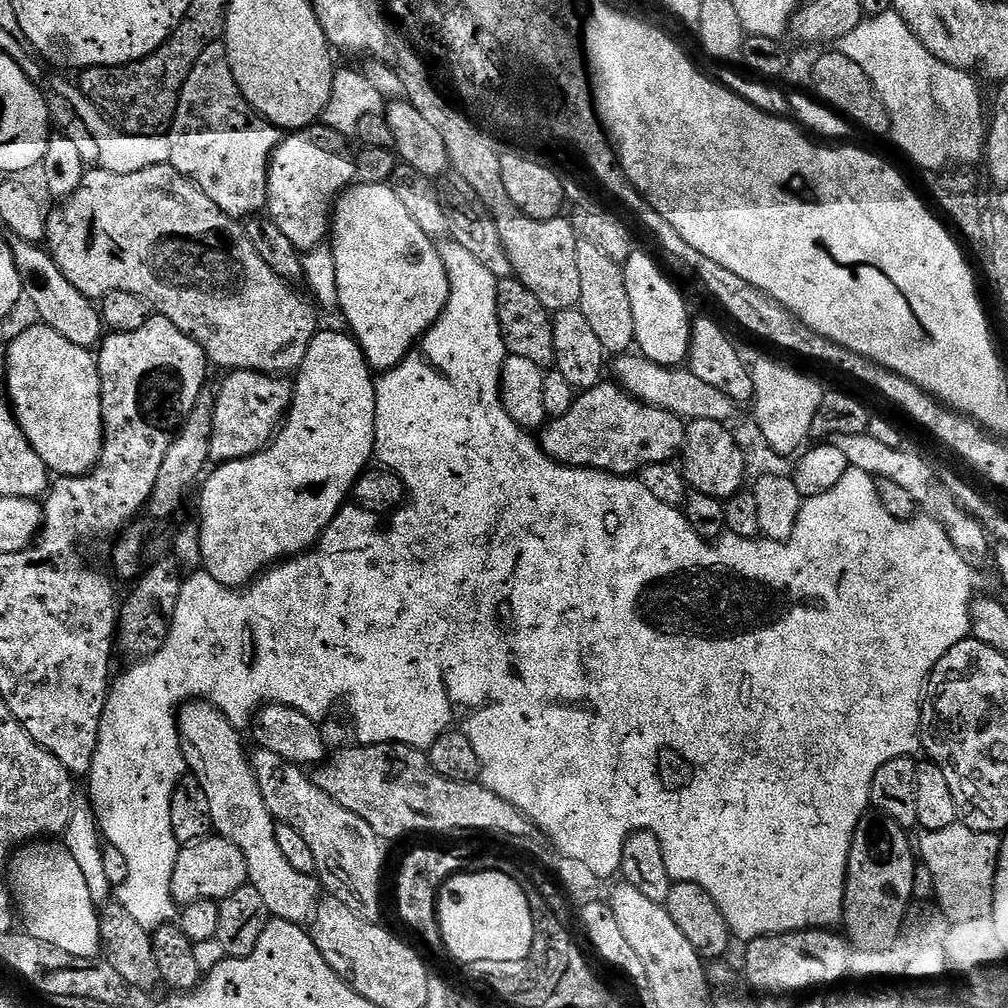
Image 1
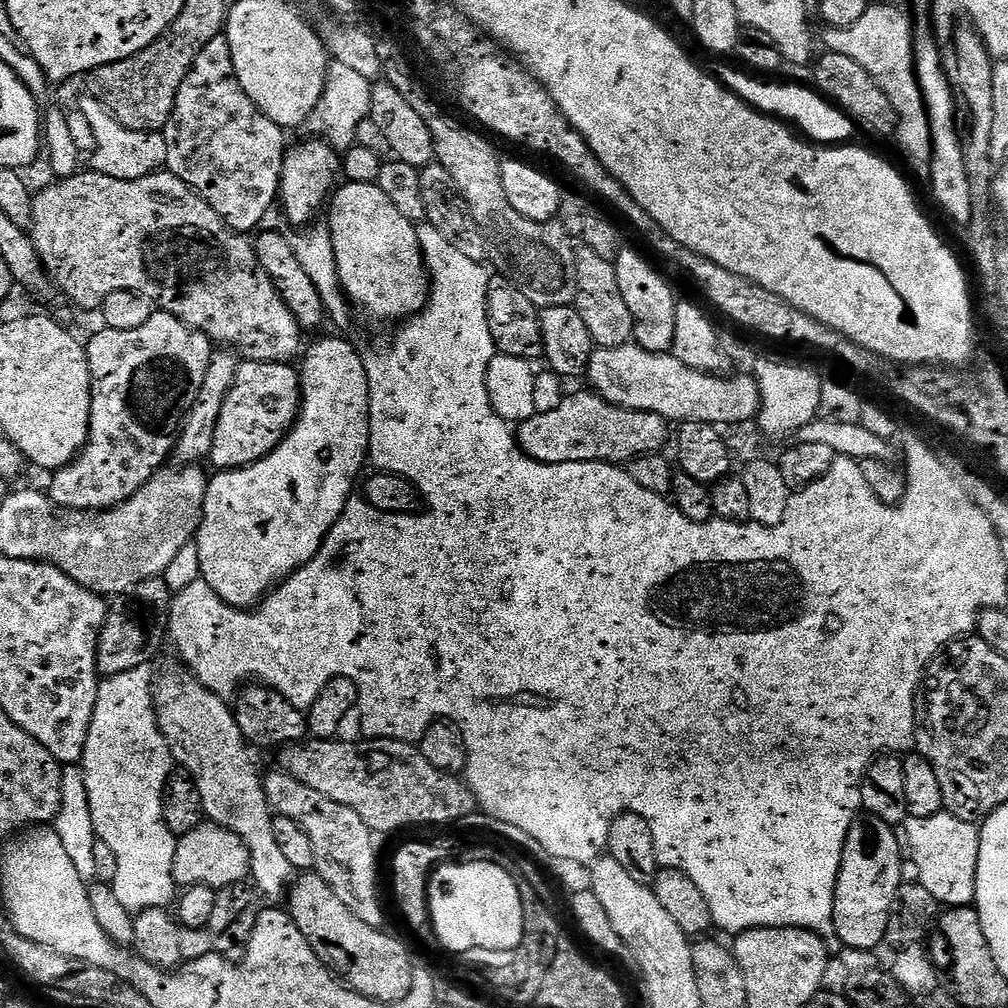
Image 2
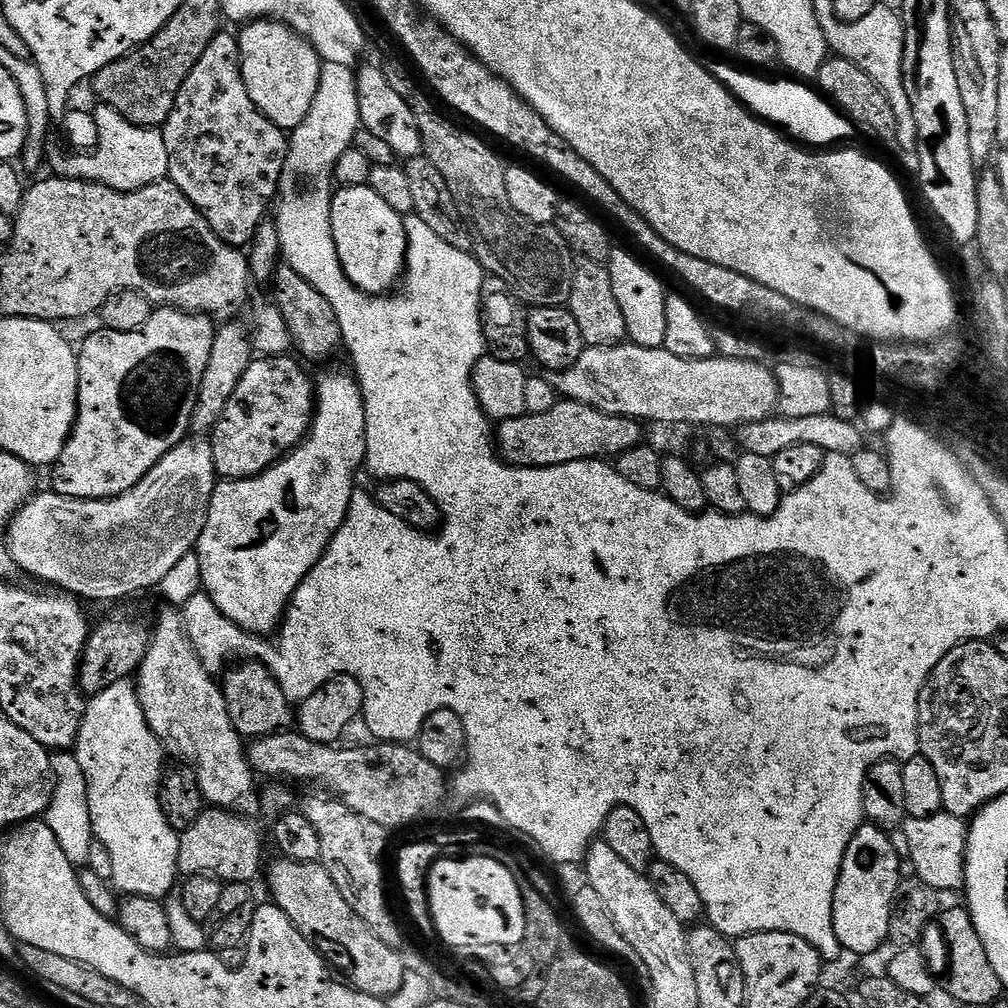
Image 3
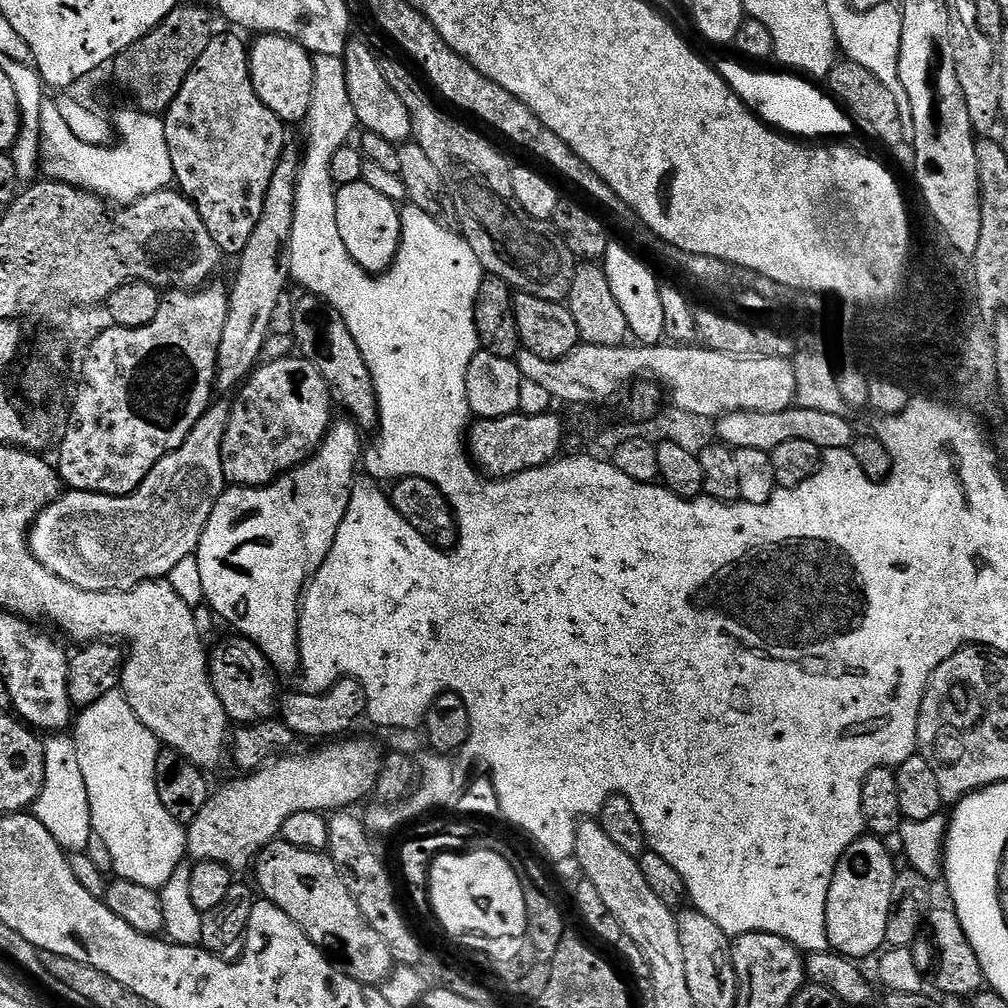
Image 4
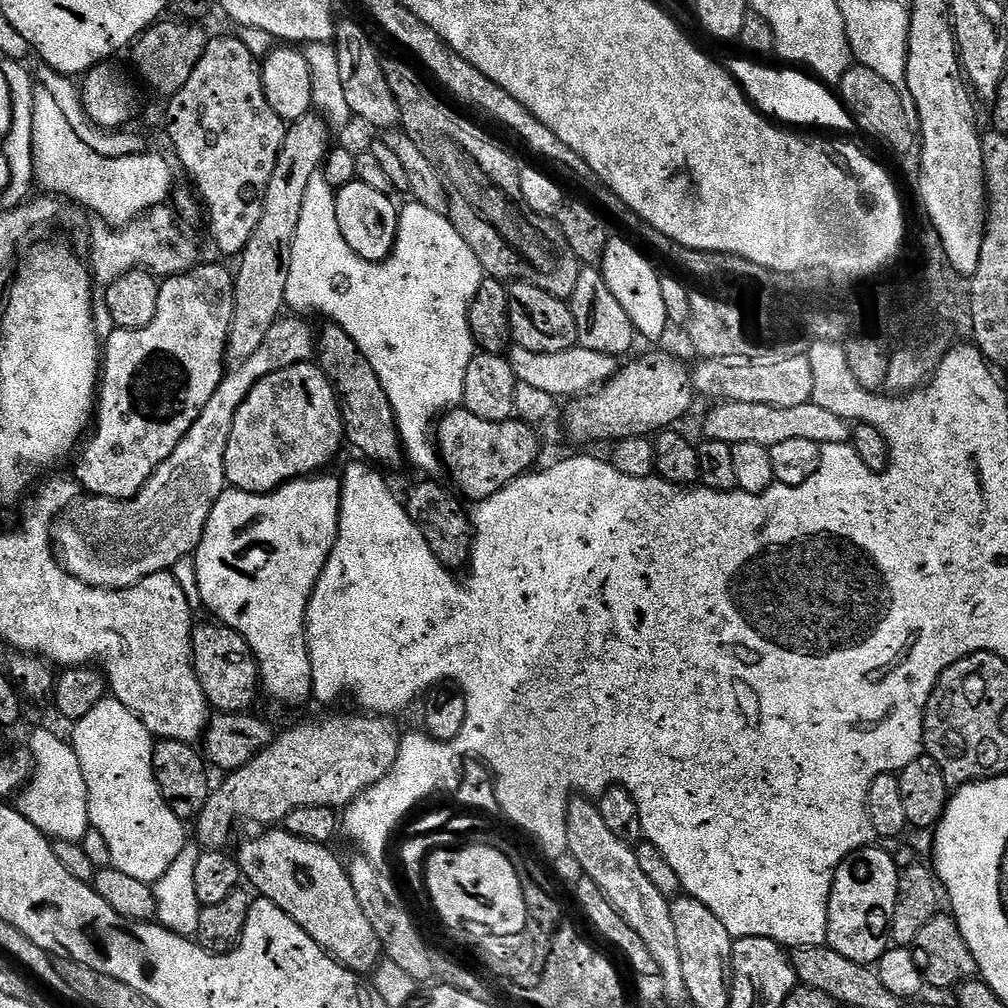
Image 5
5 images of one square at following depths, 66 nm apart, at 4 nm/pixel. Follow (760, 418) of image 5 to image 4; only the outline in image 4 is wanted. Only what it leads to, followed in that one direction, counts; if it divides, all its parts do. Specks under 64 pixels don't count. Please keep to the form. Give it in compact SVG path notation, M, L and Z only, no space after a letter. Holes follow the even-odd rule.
M793 406L781 412L731 412L715 421L716 437L721 444L735 450L762 450L771 454L782 442L814 442L822 450L829 448L851 449L854 443L852 424L847 415L826 414L826 410L806 410Z

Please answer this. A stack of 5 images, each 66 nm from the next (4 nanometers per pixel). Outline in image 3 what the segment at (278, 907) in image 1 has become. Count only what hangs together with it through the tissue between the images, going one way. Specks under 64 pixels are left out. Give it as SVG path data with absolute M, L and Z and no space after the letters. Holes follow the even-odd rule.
M164 606L151 634L152 645L136 684L144 719L164 745L167 755L177 756L181 765L194 770L198 786L211 807L240 810L252 800L254 773L248 764L245 741L234 730L234 722L230 722L223 687L206 670L184 629L183 615L175 607Z

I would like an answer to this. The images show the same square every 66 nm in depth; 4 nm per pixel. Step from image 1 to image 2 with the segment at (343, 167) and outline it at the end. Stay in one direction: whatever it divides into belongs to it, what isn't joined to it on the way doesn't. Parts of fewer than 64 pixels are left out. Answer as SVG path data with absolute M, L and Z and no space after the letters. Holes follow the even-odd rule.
M308 138L305 141L305 144L298 145L293 152L291 149L285 155L278 197L279 207L284 207L285 218L292 224L300 224L296 226L311 225L315 221L312 219L320 211L320 215L325 211L342 176L342 156L337 149L319 138Z

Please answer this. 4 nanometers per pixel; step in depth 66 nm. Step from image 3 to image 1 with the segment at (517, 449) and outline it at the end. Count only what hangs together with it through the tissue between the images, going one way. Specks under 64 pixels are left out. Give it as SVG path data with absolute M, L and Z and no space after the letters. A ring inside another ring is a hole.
M601 382L583 389L566 414L549 419L539 429L538 443L551 460L567 468L593 468L632 478L651 464L675 461L684 447L685 425L679 416L635 400L619 384Z

